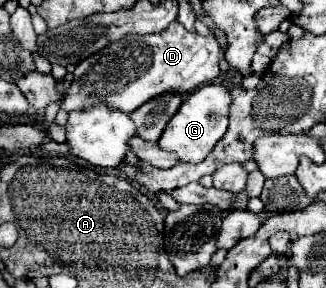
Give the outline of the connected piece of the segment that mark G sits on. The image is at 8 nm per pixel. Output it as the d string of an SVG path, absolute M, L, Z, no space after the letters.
M203 84L183 100L181 108L177 110L177 114L171 118L165 132L161 134L159 146L169 152L175 152L181 162L201 162L227 132L229 104L231 104L231 96L225 86Z

